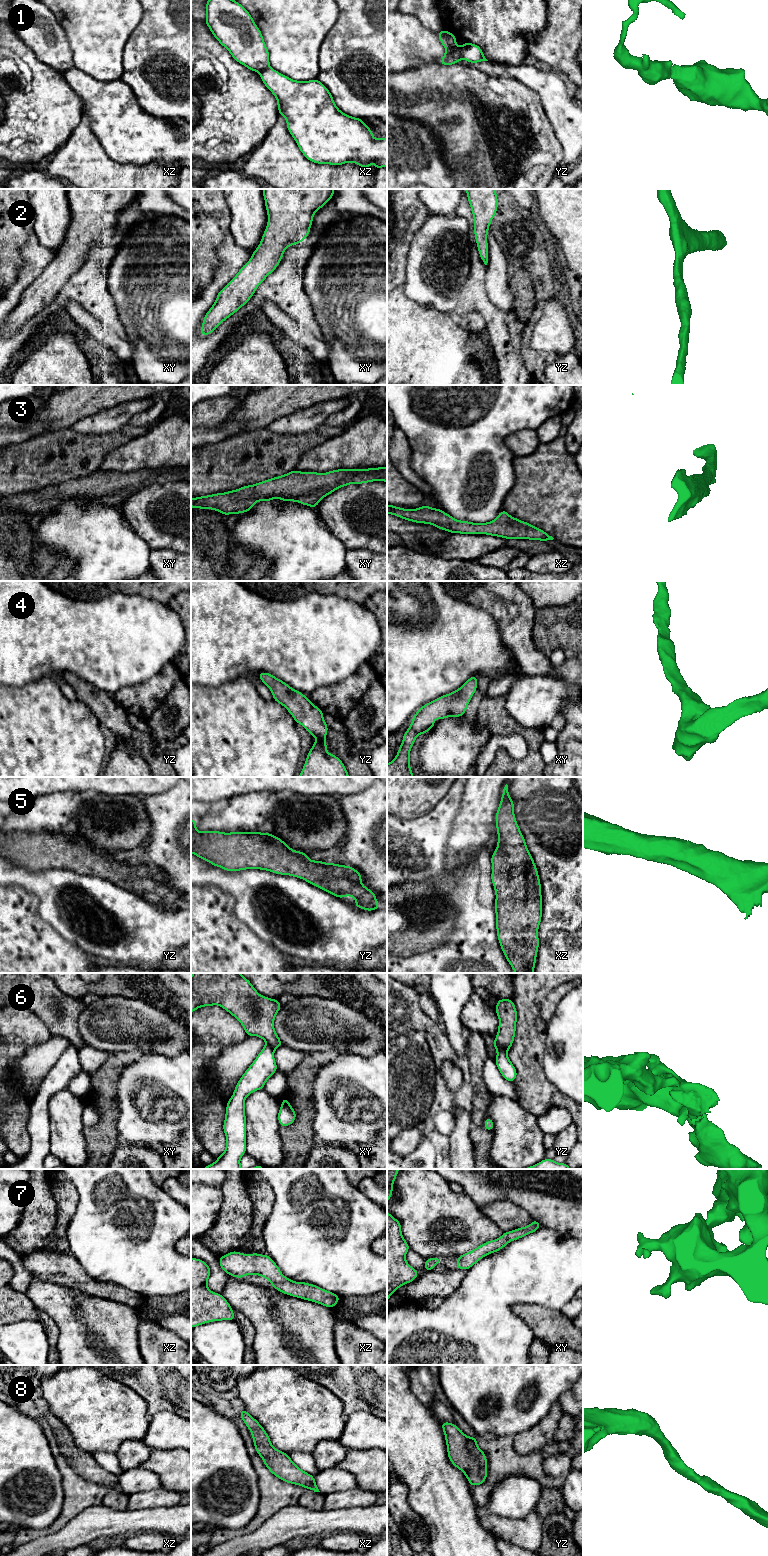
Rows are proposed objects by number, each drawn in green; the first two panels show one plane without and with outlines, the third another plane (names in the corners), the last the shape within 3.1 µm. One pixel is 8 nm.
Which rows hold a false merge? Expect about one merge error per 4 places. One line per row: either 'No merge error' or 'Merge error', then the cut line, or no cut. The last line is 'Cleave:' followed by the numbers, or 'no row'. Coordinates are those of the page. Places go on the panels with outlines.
1: Merge error. Split along xz (269, 67), (260, 73)
2: No merge error. No split
3: No merge error. No split
4: No merge error. No split
5: No merge error. No split
6: Merge error. Split along yz (495, 1040), (507, 1050)
7: No merge error. No split
8: No merge error. No split
Cleave: 1, 6

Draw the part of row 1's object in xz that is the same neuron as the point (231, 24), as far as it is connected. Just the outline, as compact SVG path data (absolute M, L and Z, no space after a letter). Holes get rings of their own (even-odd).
M208 0L205 23L240 64L261 73L270 68L269 51L249 12L235 0Z

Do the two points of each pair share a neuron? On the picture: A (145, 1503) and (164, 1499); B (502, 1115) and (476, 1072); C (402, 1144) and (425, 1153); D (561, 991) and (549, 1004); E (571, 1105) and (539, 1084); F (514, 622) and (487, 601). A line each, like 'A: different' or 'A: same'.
A: same
B: different
C: different
D: same
E: different
F: same

